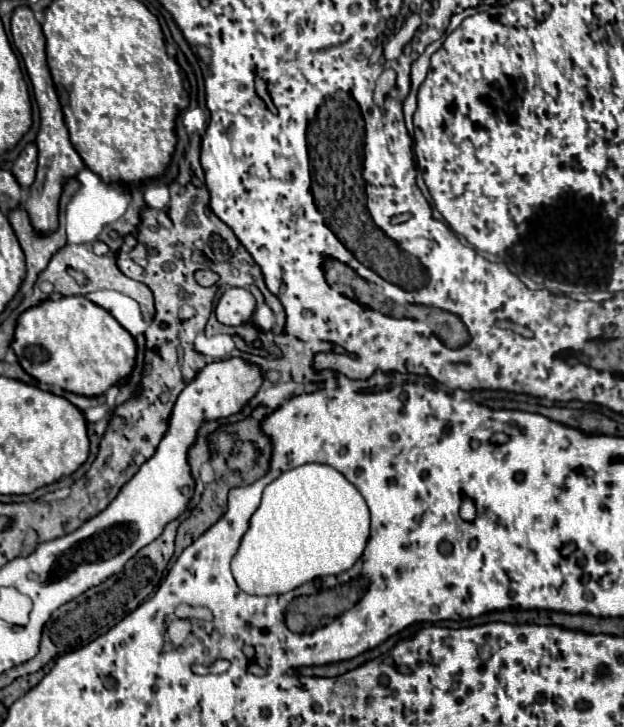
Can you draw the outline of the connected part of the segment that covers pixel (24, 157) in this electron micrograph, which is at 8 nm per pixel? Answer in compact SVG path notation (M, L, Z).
M27 143L13 165L13 175L17 177L19 185L31 185L35 179L35 169L37 169L37 147L35 143Z

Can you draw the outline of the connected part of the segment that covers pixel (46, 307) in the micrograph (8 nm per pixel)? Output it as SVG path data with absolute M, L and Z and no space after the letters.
M83 295L49 297L25 309L17 319L11 349L23 371L39 383L85 397L101 395L111 385L123 383L137 355L133 337L117 325L111 313L105 313Z

